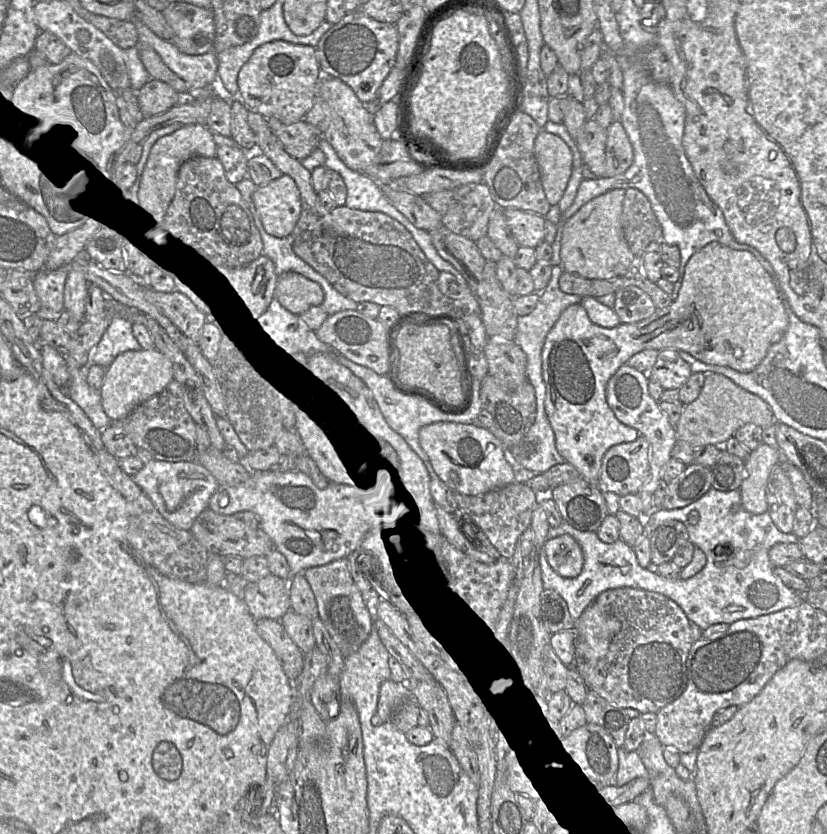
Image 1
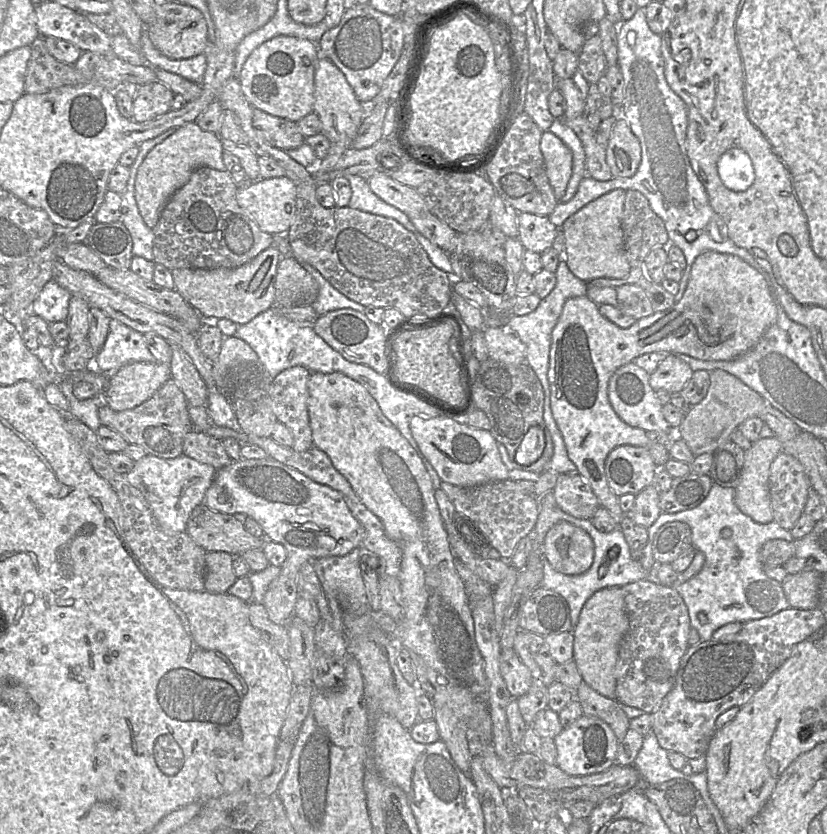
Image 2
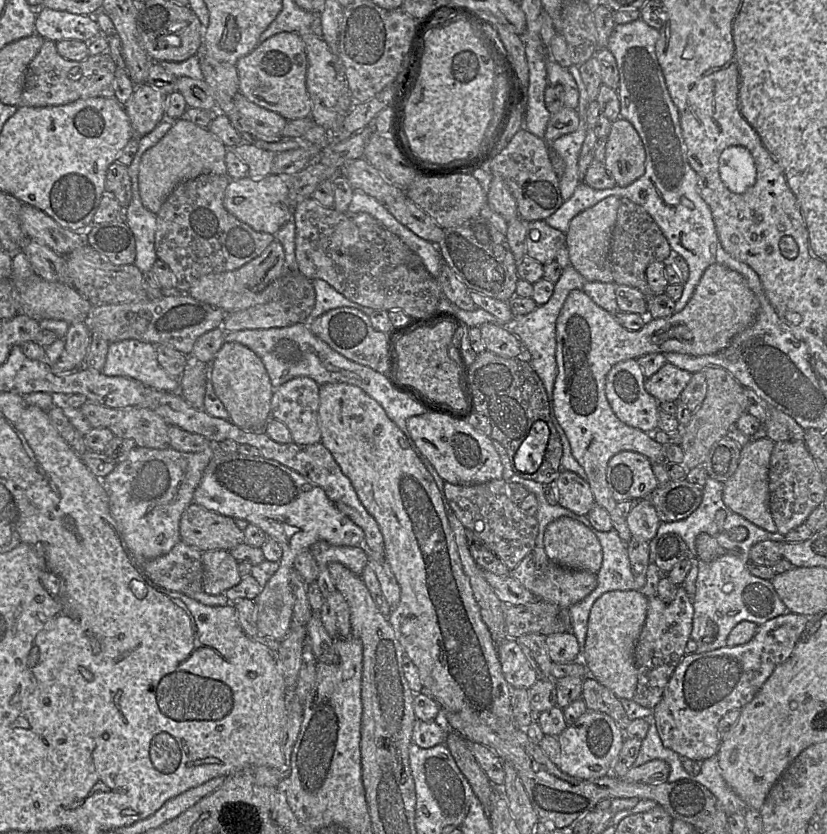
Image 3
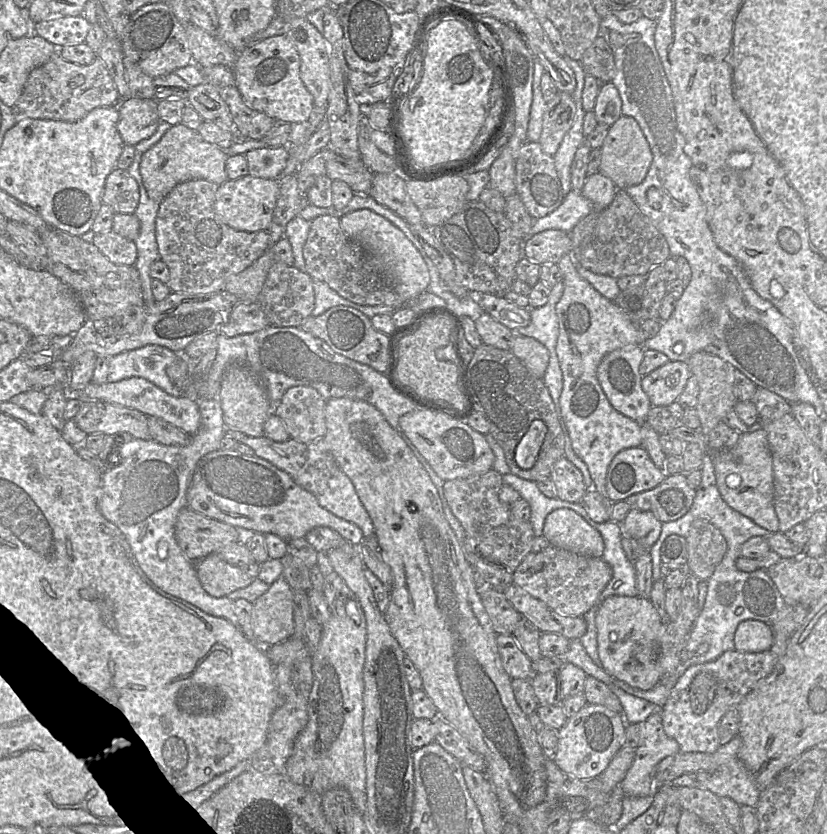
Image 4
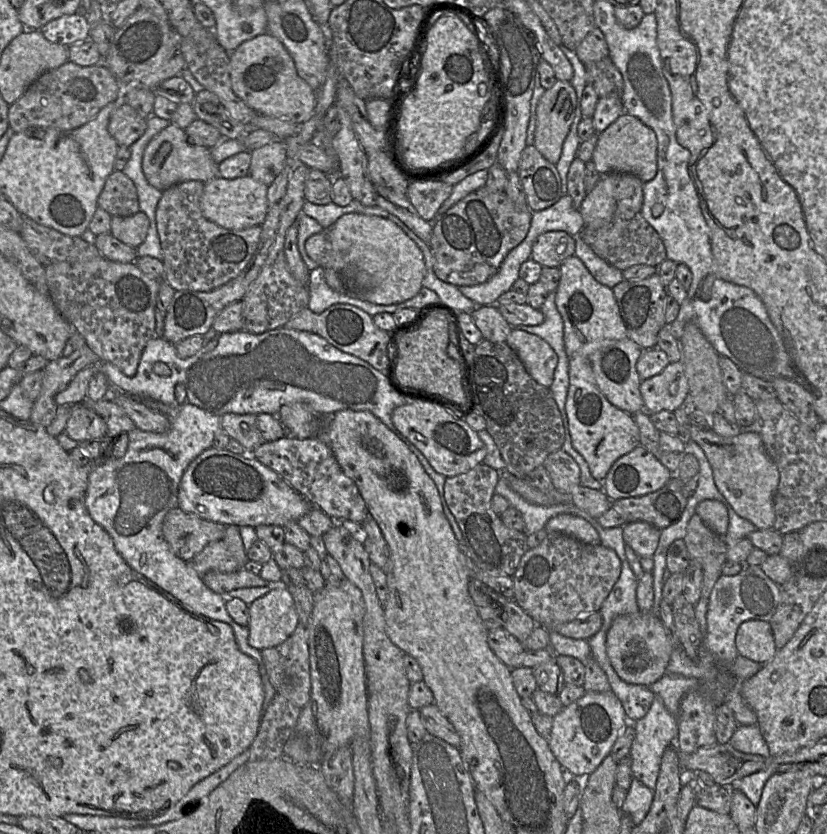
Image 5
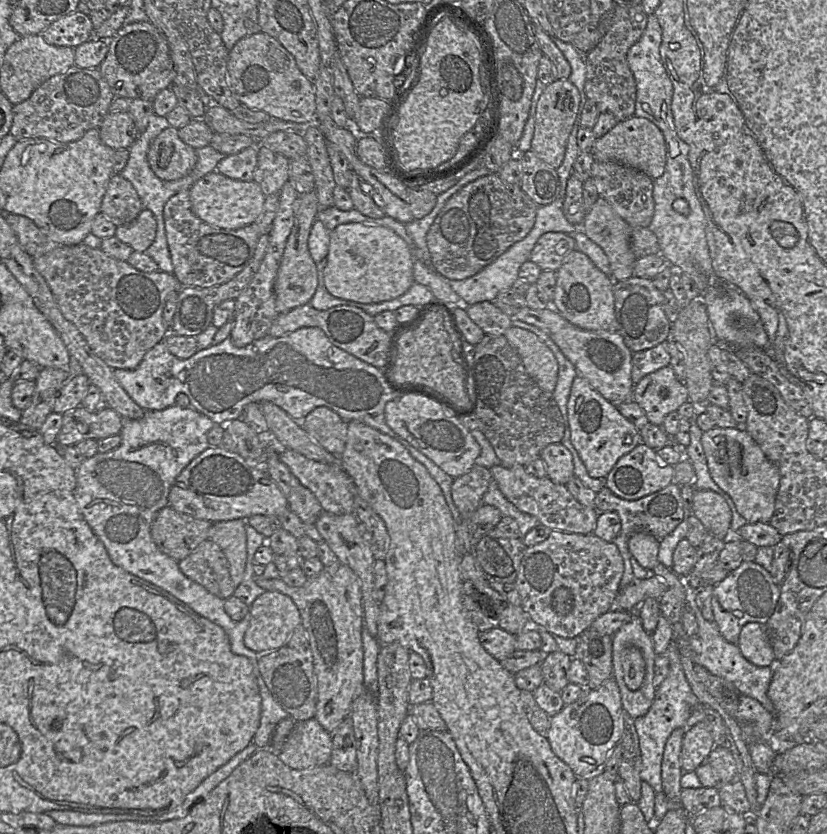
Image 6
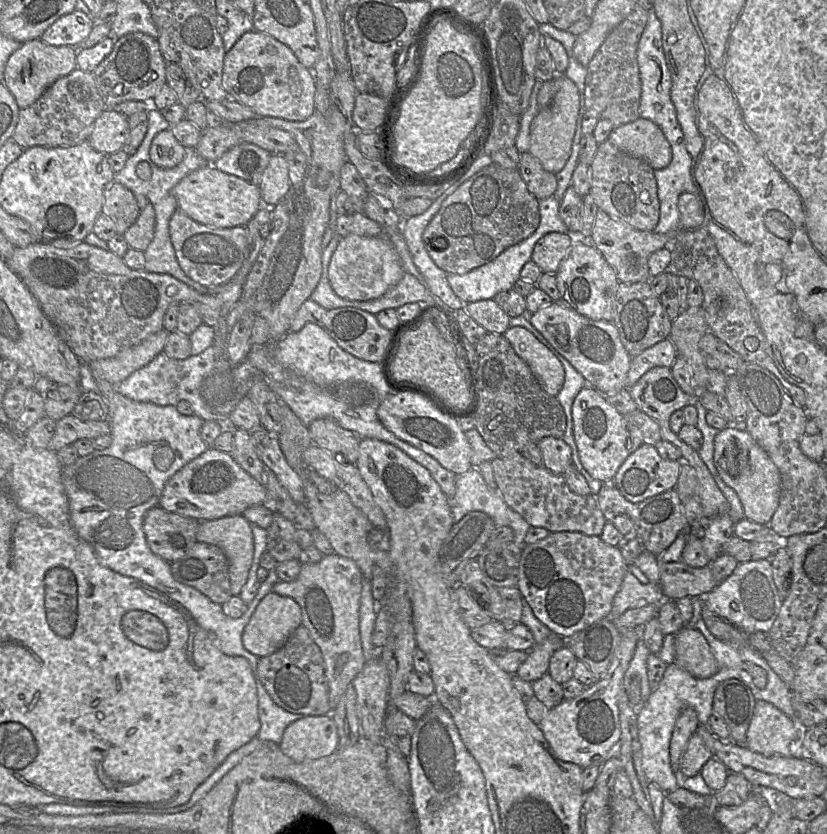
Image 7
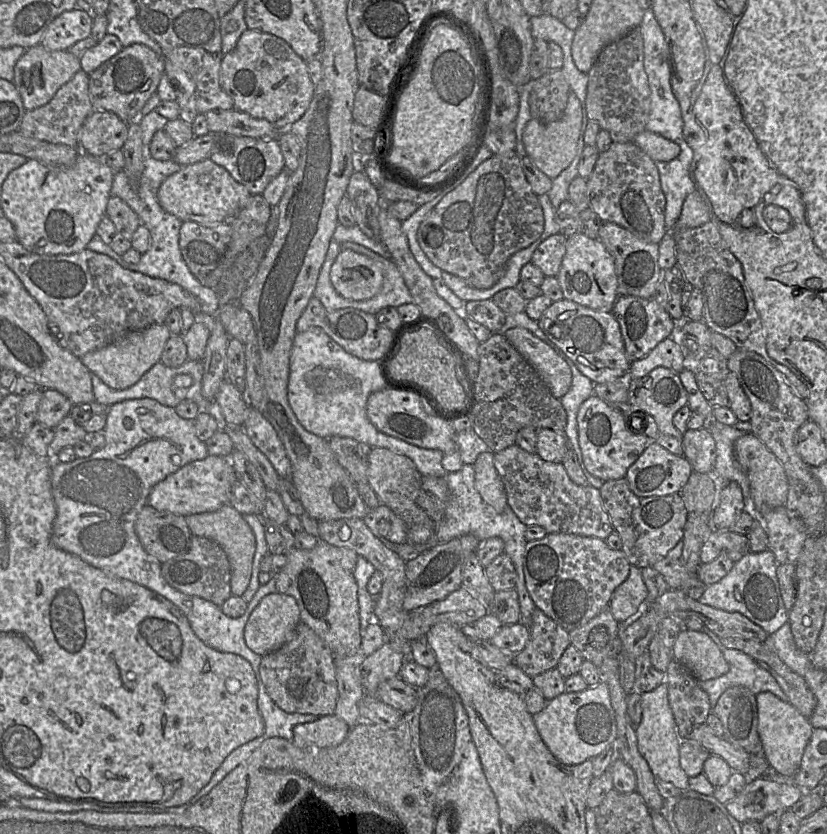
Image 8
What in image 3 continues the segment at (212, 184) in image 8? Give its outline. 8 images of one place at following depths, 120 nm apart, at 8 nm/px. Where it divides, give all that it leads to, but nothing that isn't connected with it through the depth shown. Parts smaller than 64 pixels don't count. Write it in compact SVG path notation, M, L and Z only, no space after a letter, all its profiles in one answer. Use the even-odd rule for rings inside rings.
M269 174L264 178L244 177L230 180L224 194L225 209L255 231L276 235L293 218L290 188L285 177Z

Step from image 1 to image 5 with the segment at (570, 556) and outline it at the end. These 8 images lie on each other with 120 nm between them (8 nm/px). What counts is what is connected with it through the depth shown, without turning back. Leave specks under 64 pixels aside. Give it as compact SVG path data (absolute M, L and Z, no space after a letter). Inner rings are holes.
M558 514L550 518L544 529L547 534L562 533L586 544L599 545L601 543L597 531L591 524L572 514Z

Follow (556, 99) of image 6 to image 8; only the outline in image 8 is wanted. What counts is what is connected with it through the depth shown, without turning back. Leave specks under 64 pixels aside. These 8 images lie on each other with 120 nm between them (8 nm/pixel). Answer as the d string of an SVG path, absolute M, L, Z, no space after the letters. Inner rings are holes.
M574 92L568 94L567 105L561 118L550 123L541 123L531 118L525 126L522 141L527 156L533 164L551 179L557 177L566 169L576 155L580 130L582 127L581 103Z

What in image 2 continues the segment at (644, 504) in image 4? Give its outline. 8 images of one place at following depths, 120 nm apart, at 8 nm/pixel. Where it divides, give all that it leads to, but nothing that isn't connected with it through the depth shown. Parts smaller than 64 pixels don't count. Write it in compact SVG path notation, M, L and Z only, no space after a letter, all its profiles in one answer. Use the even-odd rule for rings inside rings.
M690 472L686 476L673 478L670 489L659 495L661 512L672 514L697 507L707 497L712 484L709 474Z

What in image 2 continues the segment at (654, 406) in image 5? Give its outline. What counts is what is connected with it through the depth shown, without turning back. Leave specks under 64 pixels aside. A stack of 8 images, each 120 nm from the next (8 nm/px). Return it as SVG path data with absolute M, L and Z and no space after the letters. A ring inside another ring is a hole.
M669 353L649 375L649 384L654 391L681 392L692 378L693 373L688 363L675 354Z

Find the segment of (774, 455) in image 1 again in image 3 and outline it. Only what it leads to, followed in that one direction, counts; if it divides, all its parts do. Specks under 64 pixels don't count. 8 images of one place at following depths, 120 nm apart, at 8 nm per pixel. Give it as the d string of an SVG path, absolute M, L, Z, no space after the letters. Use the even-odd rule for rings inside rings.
M769 437L751 440L741 450L735 473L723 482L723 502L735 513L769 532L778 532L770 511L769 467L775 442Z

